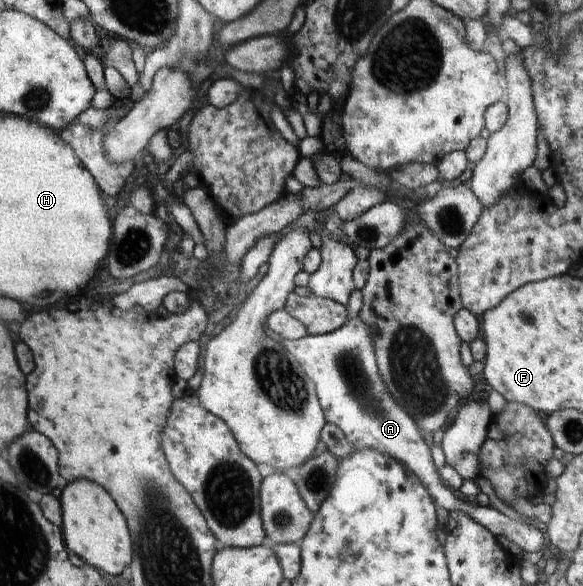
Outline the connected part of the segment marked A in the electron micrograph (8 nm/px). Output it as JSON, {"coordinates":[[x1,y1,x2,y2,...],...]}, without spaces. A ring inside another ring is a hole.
{"coordinates":[[359,315,349,319,335,332,324,335,307,334,297,340,282,339,280,343,314,382,326,422,333,422,341,428,353,451,371,449,390,456,413,473,422,482,432,500,445,510,469,515,496,537,503,534,522,553,531,554,542,550,547,557,552,553,559,559,561,551,555,549,551,543,546,549,541,549,545,546,545,540,538,529,520,520,512,520,482,500,469,502,443,484,438,466,433,462,430,453,430,442,423,438,417,423,399,406,381,378,372,334]]}

